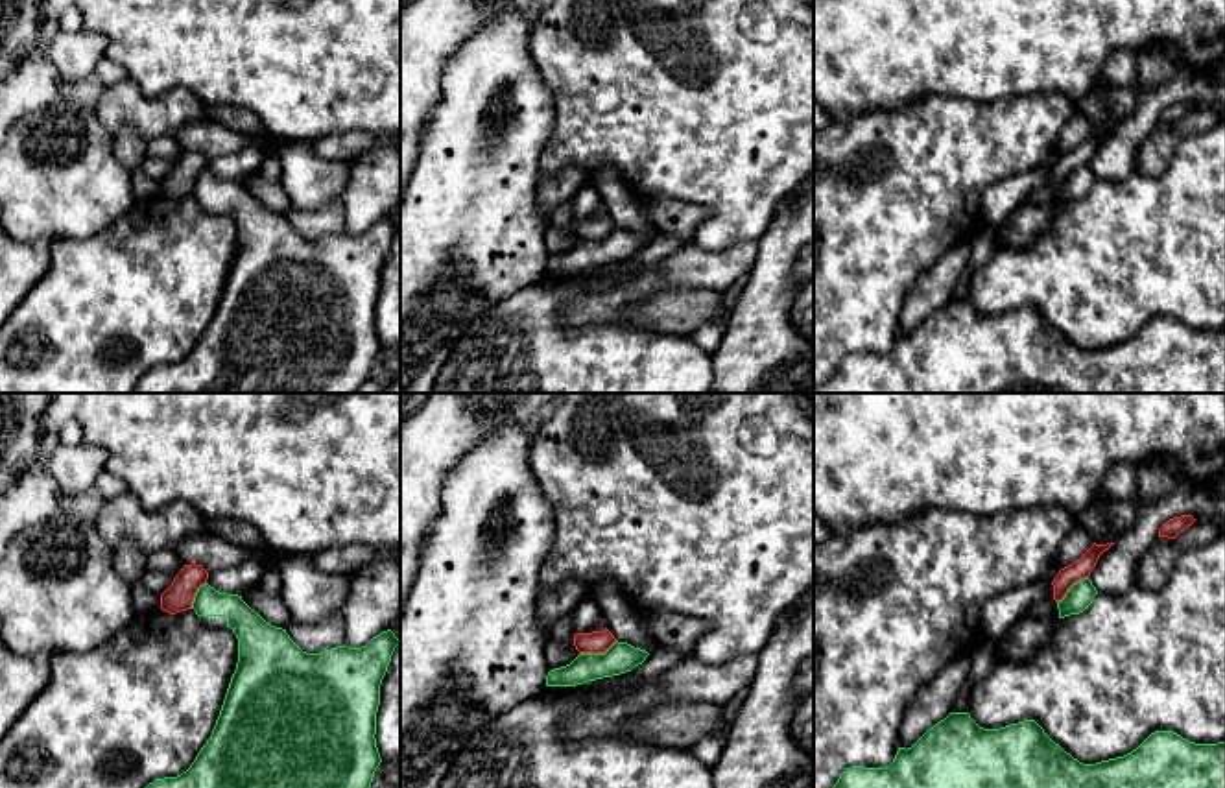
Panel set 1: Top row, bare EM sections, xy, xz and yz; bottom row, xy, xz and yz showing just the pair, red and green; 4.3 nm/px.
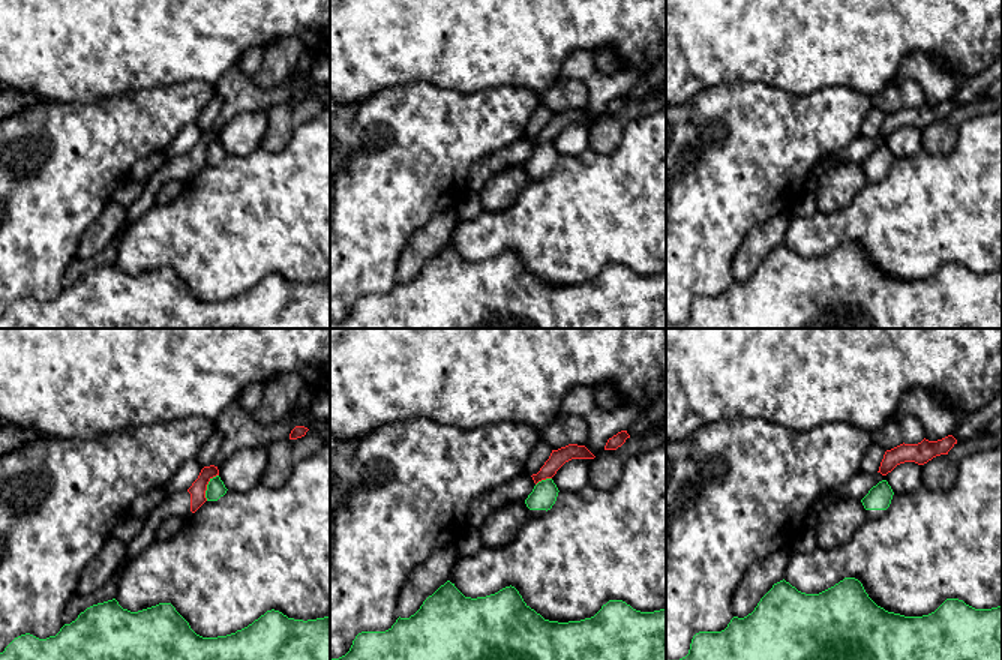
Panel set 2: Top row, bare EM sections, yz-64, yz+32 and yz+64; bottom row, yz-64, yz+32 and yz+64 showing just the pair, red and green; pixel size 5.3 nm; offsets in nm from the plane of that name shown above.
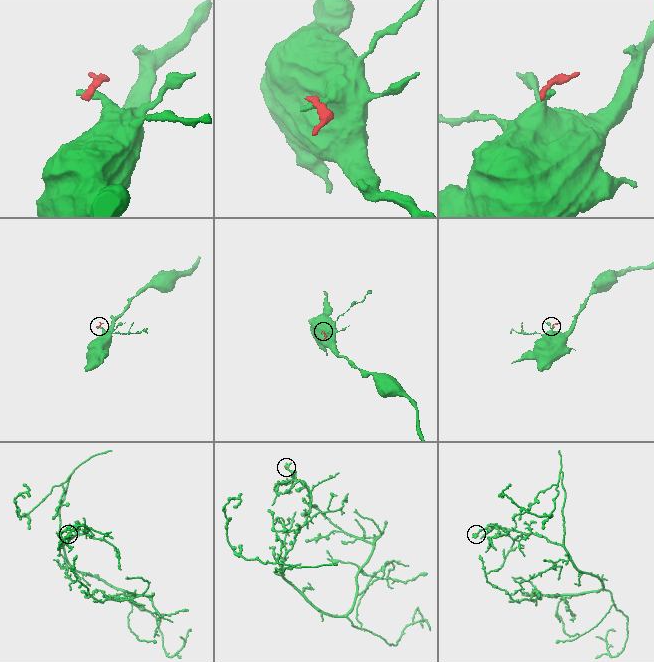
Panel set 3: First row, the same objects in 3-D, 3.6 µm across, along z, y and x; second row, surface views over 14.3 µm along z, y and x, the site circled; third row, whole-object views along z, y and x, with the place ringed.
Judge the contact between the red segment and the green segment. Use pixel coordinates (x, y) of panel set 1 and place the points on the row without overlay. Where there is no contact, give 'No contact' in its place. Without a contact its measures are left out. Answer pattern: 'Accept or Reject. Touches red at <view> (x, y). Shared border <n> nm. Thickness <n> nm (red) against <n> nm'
Reject. Touches red at xz (598, 238). Shared border 180 nm. Thickness 100 nm (red) against 140 nm

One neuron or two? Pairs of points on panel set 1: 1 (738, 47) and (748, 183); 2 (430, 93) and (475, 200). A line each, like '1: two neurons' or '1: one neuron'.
1: one neuron
2: two neurons

